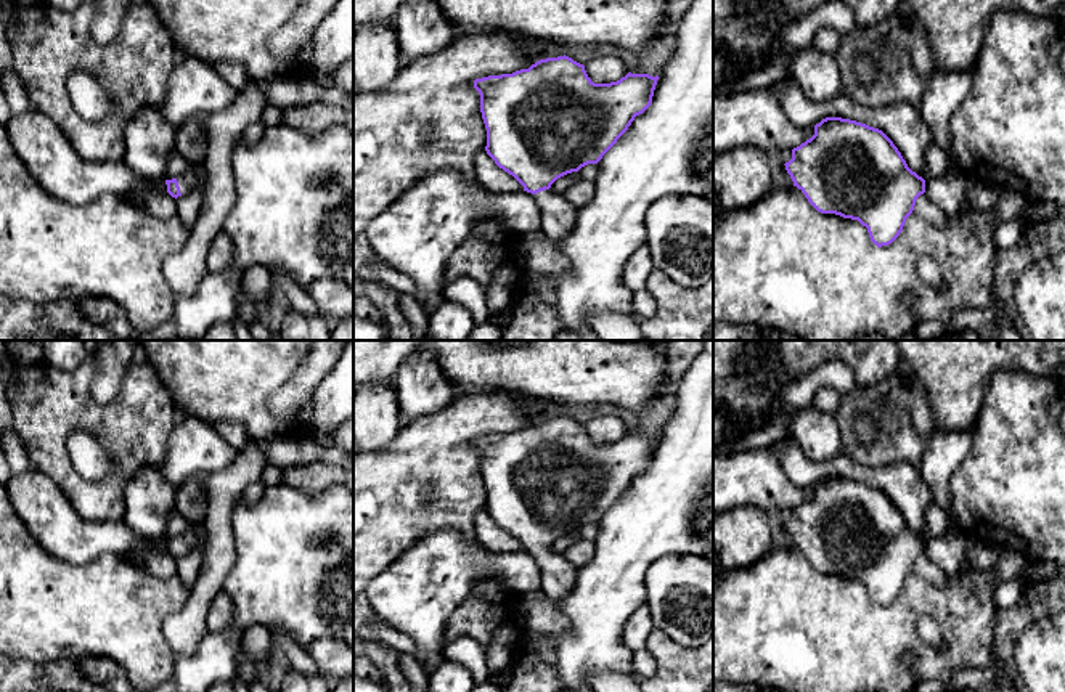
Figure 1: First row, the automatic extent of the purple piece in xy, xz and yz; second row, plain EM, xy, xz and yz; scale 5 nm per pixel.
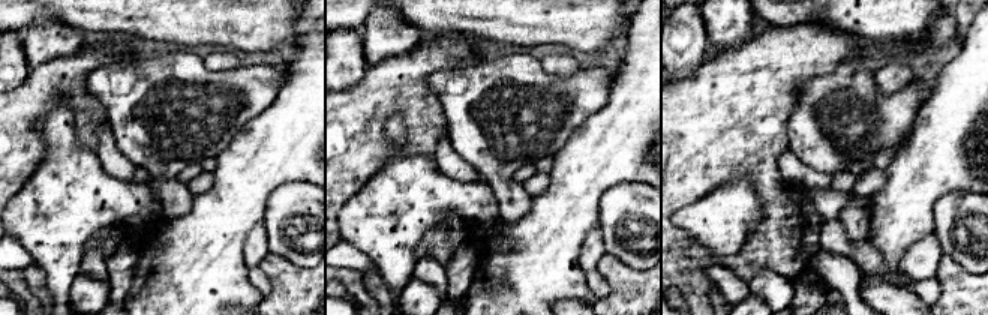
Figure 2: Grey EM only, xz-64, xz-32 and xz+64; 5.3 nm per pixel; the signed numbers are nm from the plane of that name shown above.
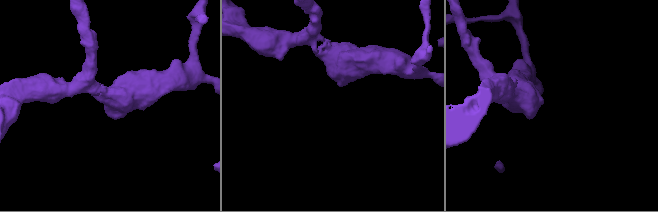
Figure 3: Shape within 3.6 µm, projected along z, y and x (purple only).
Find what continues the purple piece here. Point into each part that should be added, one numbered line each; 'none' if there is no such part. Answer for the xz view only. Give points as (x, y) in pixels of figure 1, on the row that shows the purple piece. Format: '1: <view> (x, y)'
1: xz (558, 217)

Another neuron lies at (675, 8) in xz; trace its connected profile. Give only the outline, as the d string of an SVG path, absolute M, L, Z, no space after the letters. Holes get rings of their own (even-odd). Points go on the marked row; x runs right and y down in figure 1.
M667 0L668 22L676 27L694 0Z

